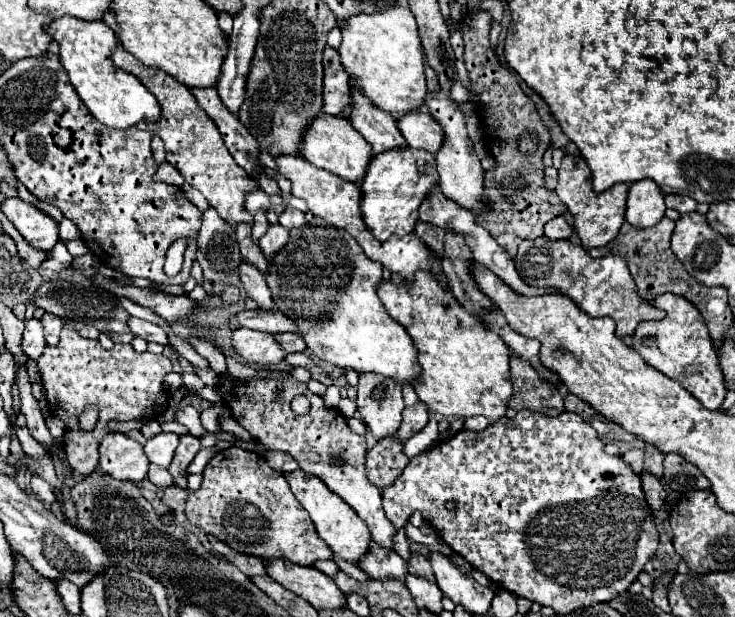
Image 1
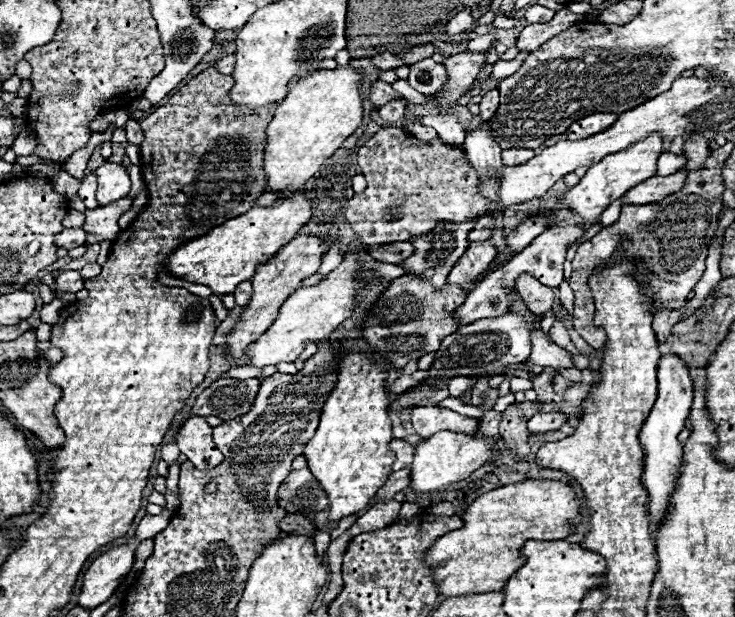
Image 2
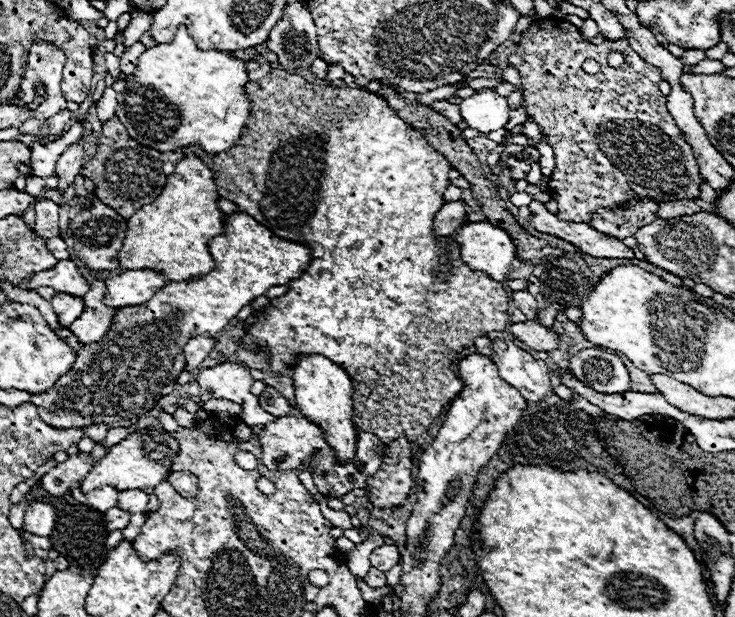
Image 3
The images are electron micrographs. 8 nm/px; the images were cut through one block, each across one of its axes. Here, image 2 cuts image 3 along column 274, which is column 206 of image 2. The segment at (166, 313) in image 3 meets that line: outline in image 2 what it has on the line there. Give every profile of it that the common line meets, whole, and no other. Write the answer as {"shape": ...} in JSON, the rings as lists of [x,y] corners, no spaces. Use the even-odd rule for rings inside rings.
{"shape":[[[294,192],[282,202],[266,208],[252,208],[244,216],[236,216],[226,224],[210,230],[206,236],[182,244],[168,258],[168,268],[176,278],[210,286],[216,296],[232,294],[234,288],[254,276],[260,264],[266,264],[300,228],[310,220],[312,210],[304,192]]]}

